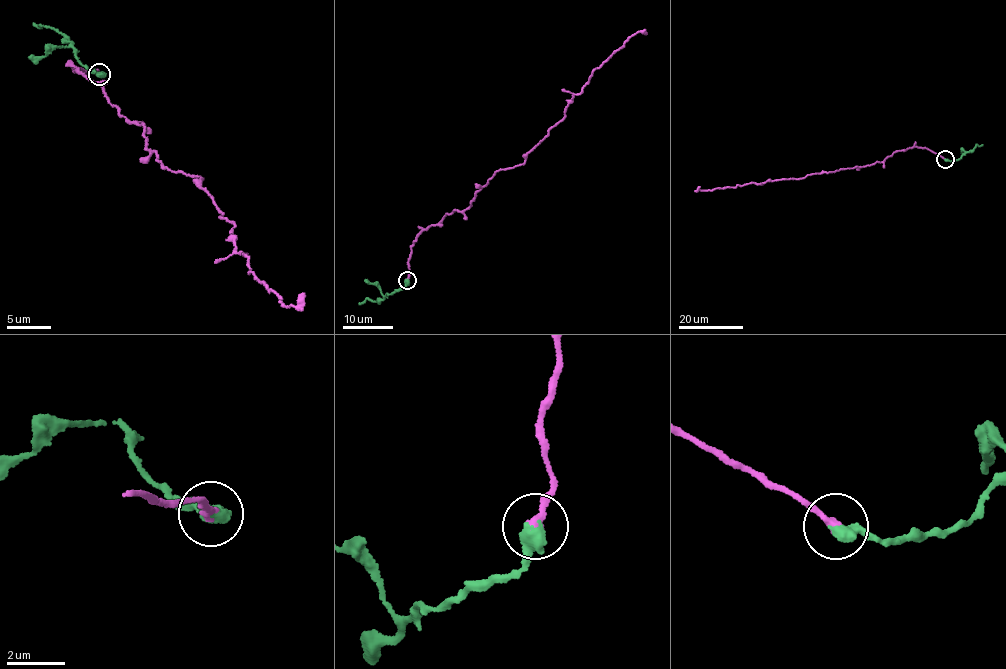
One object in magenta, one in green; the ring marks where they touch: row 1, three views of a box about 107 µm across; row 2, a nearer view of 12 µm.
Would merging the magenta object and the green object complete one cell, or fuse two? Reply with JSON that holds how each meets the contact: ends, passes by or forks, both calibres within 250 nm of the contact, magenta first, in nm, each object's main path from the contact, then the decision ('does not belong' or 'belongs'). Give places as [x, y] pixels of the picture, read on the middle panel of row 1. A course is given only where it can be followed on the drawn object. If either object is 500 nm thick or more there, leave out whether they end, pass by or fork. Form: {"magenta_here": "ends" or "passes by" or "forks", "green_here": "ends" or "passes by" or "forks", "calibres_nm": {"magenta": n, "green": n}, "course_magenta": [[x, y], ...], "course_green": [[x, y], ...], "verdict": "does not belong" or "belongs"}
{"calibres_nm": {"magenta": 320, "green": 500}, "course_magenta": [[407, 280], [420, 234], [464, 211], [496, 171], [523, 164], [591, 73], [631, 37], [647, 34]], "course_green": [[407, 280], [402, 289], [377, 301], [367, 298], [359, 304]], "verdict": "does not belong"}

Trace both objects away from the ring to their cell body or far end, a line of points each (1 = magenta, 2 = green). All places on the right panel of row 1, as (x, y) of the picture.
1: (945, 159), (917, 147), (896, 151), (882, 162), (798, 179), (770, 180), (703, 191), (697, 189), (699, 187)
2: (945, 159), (959, 159), (977, 144), (982, 144)

